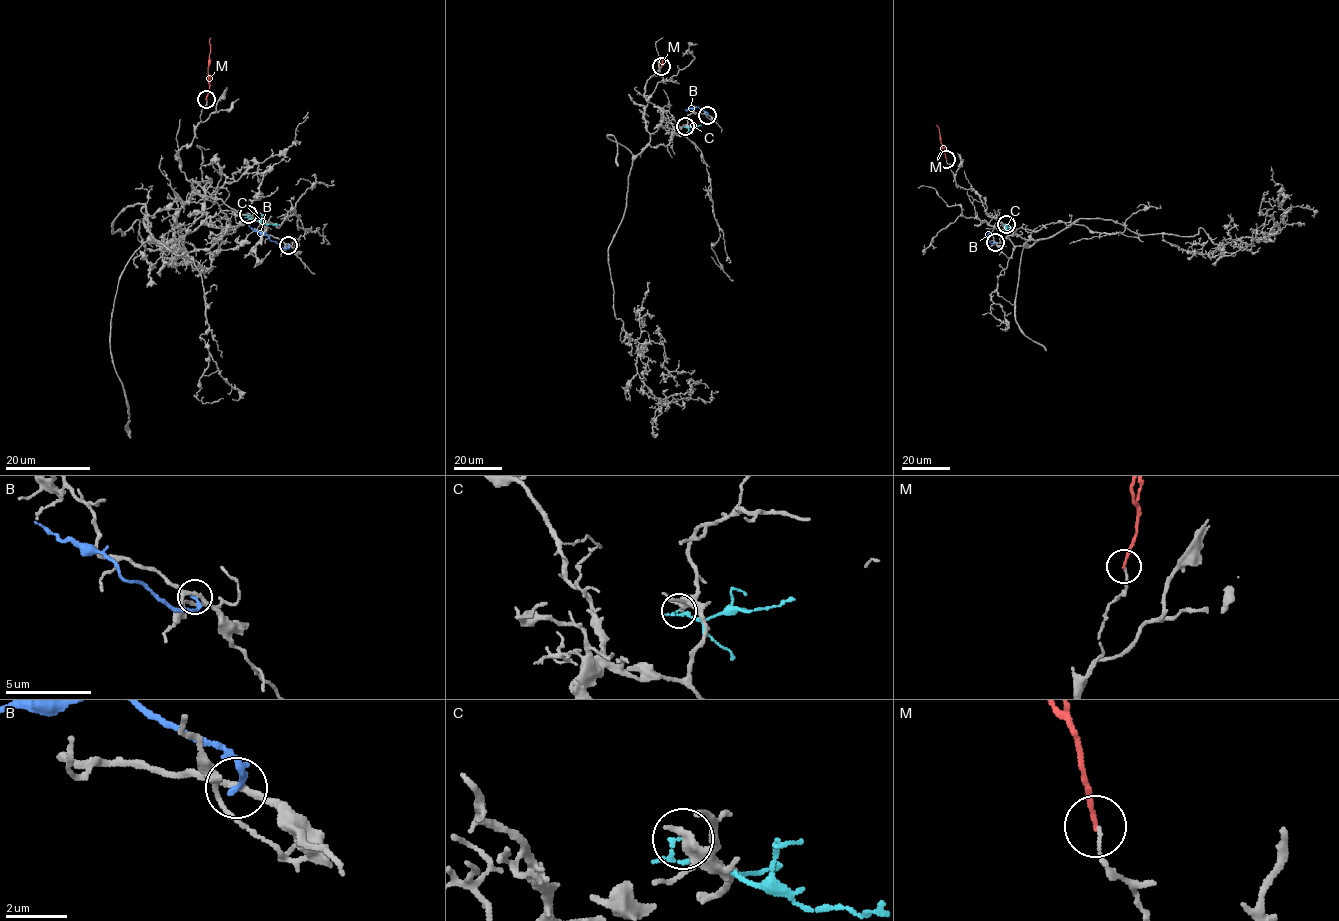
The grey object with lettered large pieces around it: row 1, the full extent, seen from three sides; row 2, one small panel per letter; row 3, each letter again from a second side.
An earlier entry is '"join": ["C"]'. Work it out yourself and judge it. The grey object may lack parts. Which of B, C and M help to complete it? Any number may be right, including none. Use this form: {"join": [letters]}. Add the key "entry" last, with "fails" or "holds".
{"join": [], "entry": "fails"}

